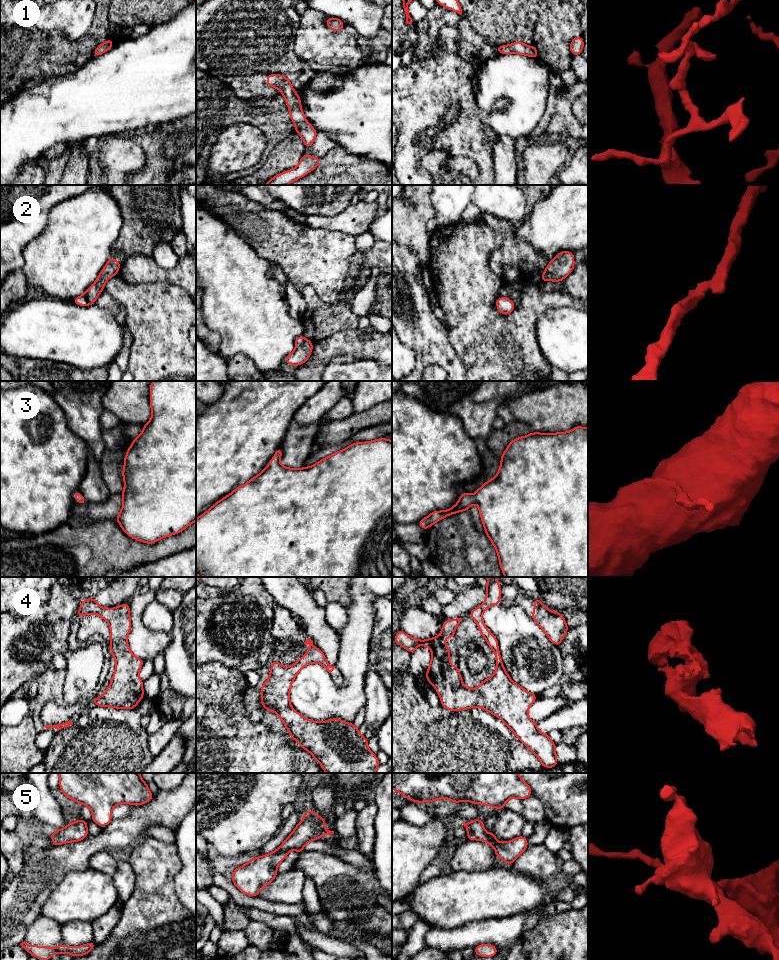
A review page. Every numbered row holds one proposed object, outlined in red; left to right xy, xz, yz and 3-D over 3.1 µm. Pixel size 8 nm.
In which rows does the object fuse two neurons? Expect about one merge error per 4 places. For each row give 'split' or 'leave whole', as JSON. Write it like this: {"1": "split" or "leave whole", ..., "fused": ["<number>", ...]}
{"1": "leave whole", "2": "leave whole", "3": "leave whole", "4": "leave whole", "5": "leave whole", "fused": []}

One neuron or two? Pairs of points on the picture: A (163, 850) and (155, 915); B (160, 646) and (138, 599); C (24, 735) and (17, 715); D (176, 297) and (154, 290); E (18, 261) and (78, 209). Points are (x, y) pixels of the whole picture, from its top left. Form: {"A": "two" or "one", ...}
{"A": "one", "B": "one", "C": "two", "D": "one", "E": "two"}

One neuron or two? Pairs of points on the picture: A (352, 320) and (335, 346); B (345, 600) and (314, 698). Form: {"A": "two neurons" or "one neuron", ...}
{"A": "two neurons", "B": "two neurons"}

